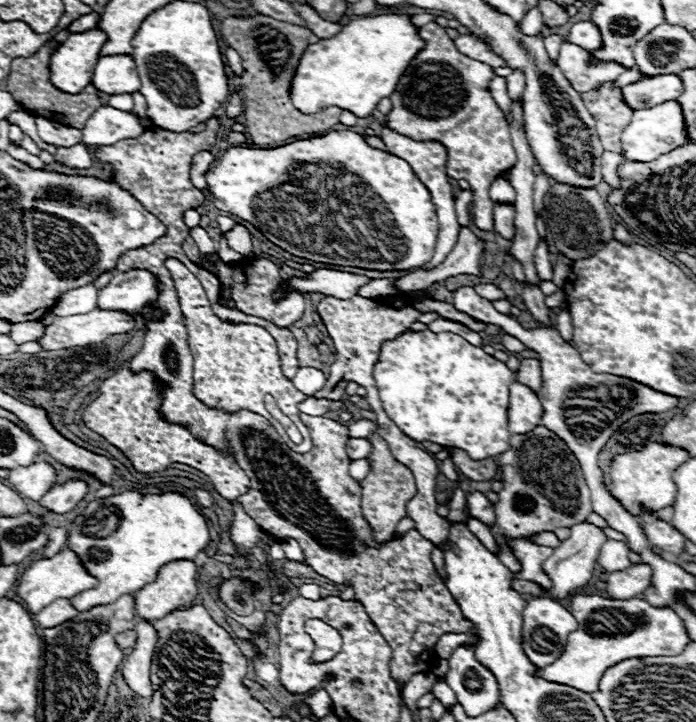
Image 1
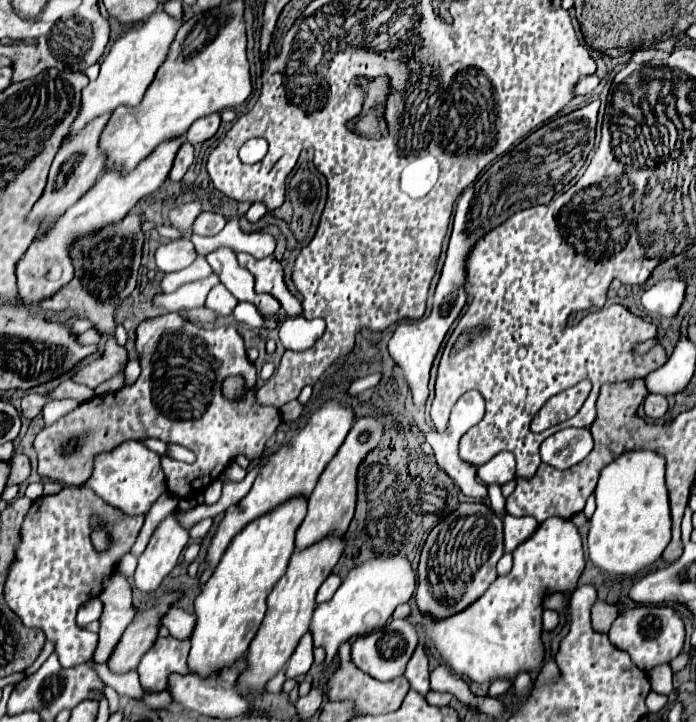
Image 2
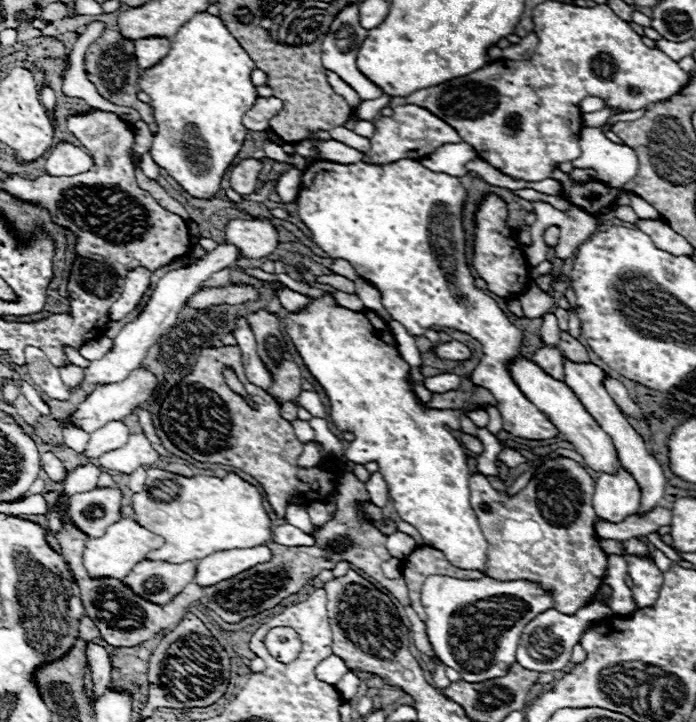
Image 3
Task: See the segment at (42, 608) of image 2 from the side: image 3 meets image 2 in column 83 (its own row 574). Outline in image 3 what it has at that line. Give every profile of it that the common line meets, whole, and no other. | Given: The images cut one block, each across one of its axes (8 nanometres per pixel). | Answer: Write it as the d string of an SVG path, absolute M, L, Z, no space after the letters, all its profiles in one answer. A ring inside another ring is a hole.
M568 458L548 460L514 498L496 492L486 476L472 474L470 502L488 538L486 574L500 582L530 580L552 590L554 608L562 614L586 608L602 586L608 568L608 556L594 532L594 486L584 466ZM626 556L626 562L633 582L634 601L638 602L640 608L654 604L664 582L664 574L658 570L654 560L646 556Z

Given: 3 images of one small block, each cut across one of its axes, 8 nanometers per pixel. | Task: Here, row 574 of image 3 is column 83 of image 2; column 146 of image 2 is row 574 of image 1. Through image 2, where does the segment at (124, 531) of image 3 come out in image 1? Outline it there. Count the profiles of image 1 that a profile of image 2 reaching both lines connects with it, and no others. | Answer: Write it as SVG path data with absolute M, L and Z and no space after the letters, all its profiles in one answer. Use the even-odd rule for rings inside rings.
M62 548L62 552L56 554L54 558L38 560L20 574L20 580L16 584L16 596L26 606L26 610L34 616L48 604L52 604L54 600L72 598L72 596L92 588L94 584L96 584L96 578L86 574L86 570L80 566L80 560L76 558L76 554L72 554L68 548Z

